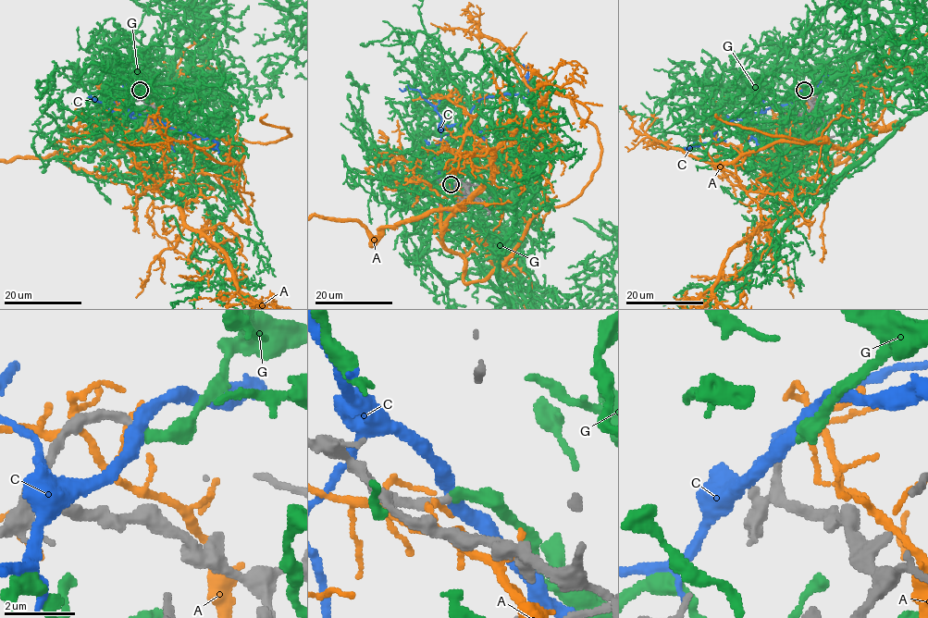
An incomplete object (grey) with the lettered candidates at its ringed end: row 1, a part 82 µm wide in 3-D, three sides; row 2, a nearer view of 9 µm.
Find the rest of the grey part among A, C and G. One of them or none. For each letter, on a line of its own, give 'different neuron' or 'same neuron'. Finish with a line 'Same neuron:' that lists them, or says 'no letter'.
A: different neuron
C: different neuron
G: same neuron
Same neuron: G

